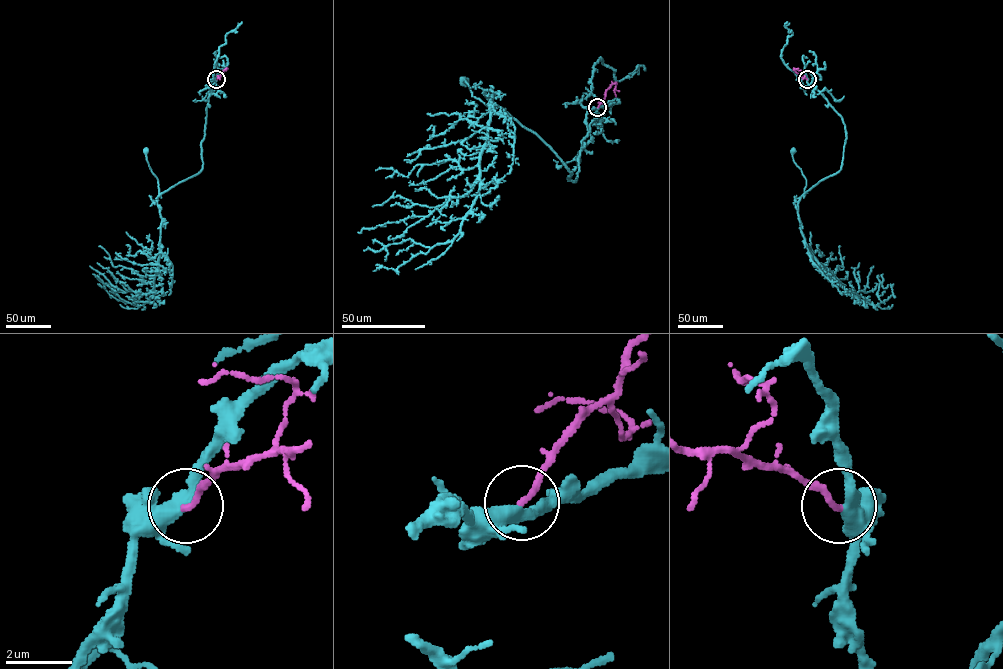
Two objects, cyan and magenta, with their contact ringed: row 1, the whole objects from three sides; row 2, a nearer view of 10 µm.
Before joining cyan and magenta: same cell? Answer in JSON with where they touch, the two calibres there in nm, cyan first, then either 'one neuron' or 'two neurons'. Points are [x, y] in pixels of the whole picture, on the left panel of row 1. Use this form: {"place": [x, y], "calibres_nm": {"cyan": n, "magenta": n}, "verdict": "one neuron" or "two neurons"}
{"place": [216, 79], "calibres_nm": {"cyan": 380, "magenta": 180}, "verdict": "two neurons"}

